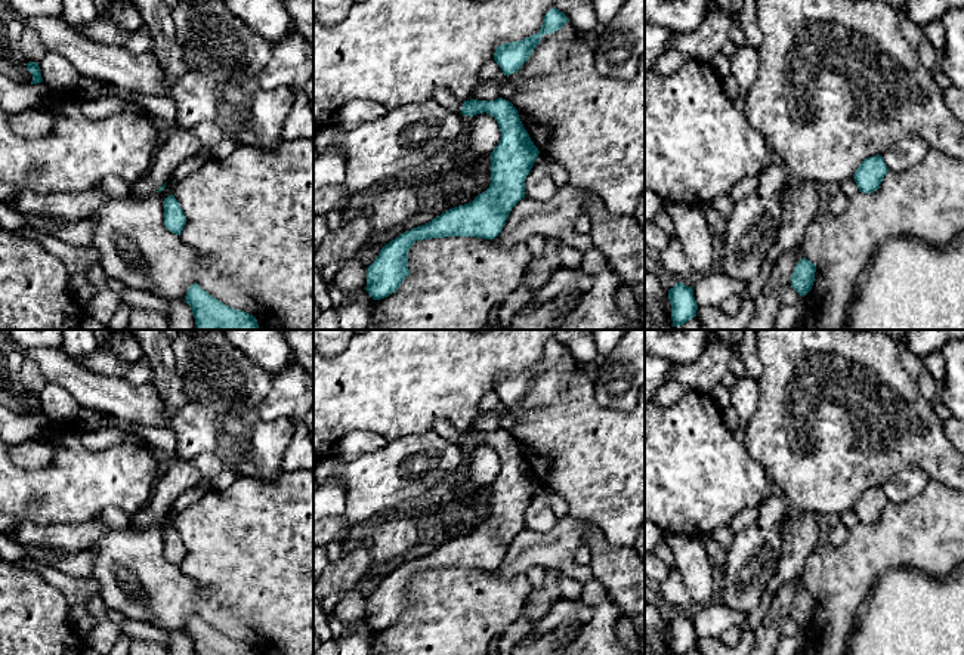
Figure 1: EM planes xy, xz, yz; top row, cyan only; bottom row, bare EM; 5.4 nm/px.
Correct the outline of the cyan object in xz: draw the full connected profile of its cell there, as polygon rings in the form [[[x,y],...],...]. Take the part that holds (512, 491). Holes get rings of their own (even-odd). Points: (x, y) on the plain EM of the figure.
[[[436,420],[433,432],[460,447],[486,444],[497,451],[501,470],[491,483],[491,515],[472,534],[449,540],[432,553],[413,559],[386,575],[367,599],[365,621],[374,631],[395,624],[410,606],[408,583],[415,572],[498,568],[512,540],[525,529],[525,510],[540,485],[512,433],[503,429],[489,433],[478,430],[461,433],[448,420]]]

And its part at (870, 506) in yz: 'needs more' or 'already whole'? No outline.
already whole

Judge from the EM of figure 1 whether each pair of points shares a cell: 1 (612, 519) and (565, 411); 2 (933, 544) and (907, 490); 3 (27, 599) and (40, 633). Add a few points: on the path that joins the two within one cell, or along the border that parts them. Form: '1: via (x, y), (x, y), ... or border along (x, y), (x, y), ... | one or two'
1: via (612, 493), (612, 479), (571, 438) | one
2: border along (930, 479), (914, 497), (898, 503), (889, 501) | two
3: via (28, 608), (33, 614), (33, 624) | one

